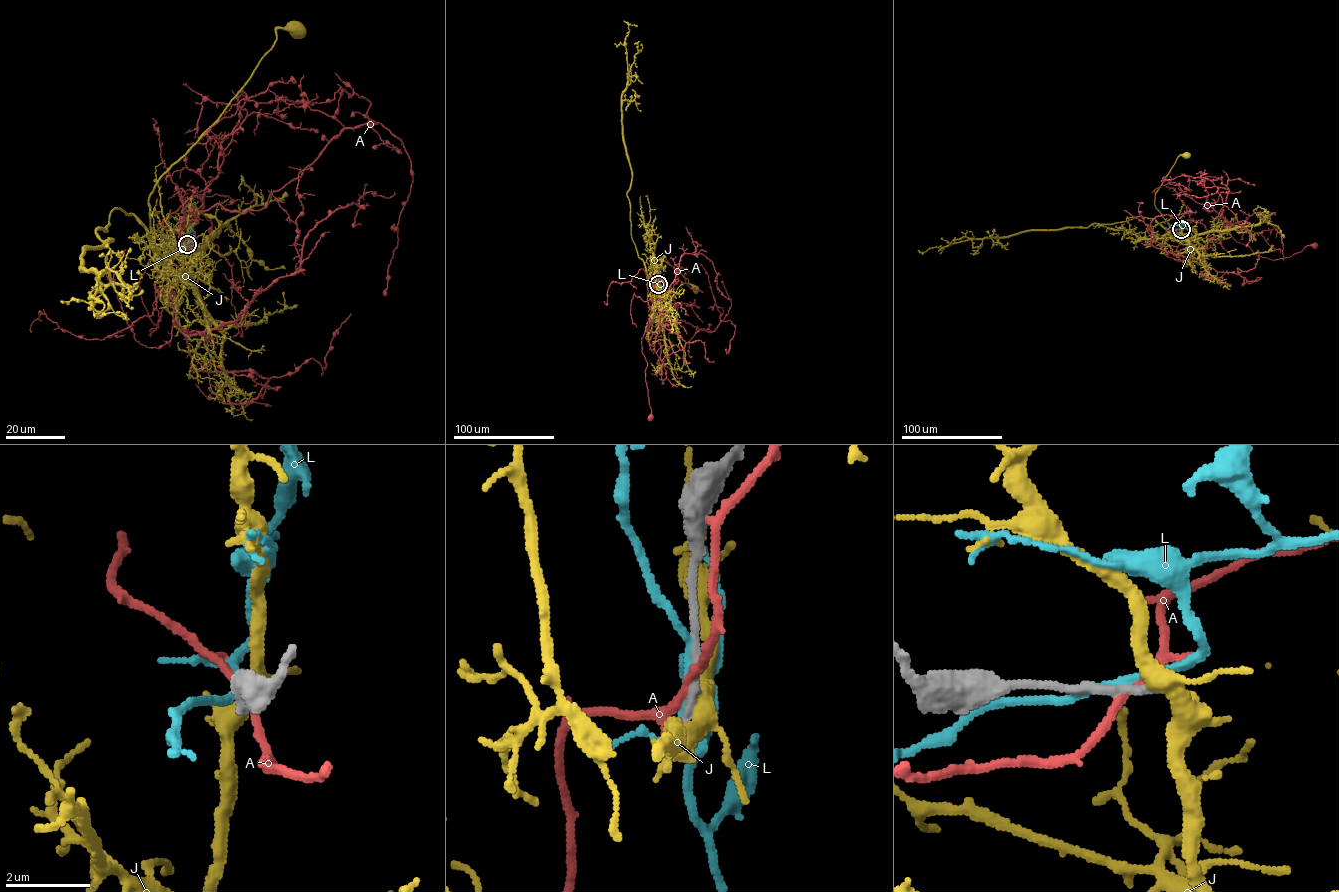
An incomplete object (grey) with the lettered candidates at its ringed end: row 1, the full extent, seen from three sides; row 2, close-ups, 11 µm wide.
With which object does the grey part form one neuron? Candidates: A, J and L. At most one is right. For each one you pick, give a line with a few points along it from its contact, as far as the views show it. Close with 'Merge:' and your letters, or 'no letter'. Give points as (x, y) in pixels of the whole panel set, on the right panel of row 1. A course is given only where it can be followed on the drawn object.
Merge: no letter

